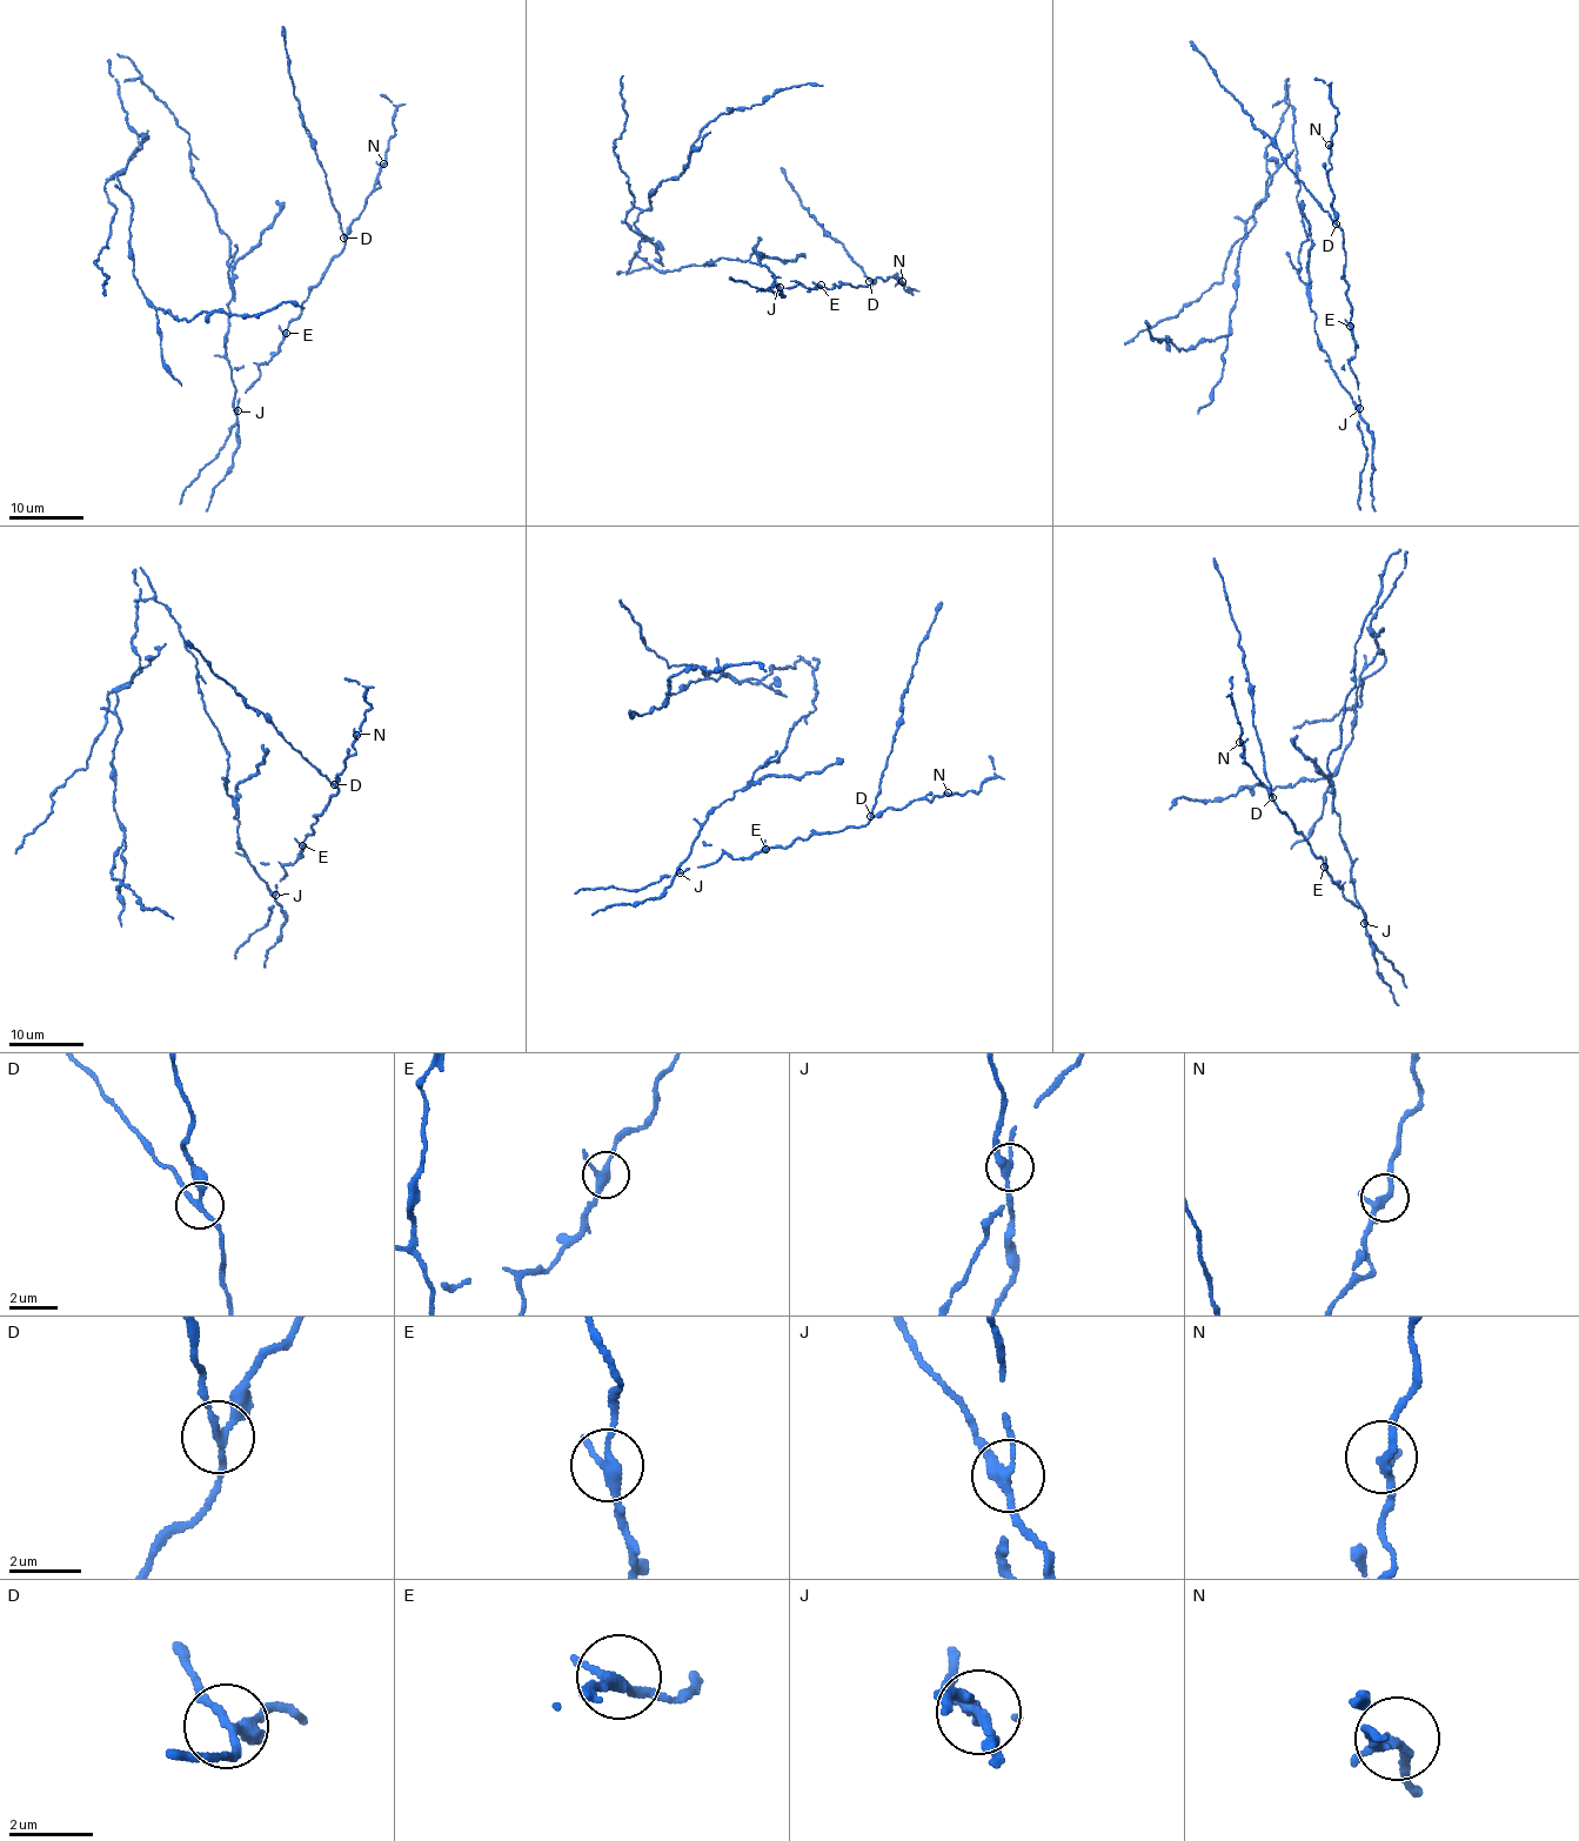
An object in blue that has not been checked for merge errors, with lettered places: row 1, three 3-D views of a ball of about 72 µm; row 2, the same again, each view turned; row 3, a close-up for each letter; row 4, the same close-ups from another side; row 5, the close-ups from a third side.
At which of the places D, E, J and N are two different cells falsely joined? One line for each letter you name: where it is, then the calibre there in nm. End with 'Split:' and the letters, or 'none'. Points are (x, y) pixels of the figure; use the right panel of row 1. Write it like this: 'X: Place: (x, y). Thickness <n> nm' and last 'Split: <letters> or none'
D: Place: (1336, 223). Thickness 190 nm
J: Place: (1359, 408). Thickness 240 nm
Split: D, J

